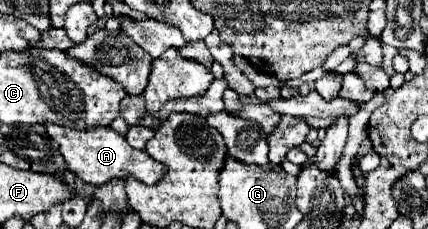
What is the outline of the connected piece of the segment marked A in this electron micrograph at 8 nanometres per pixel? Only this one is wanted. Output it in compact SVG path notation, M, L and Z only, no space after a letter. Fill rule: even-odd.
M46 126L46 132L50 138L54 138L60 144L60 152L66 160L66 168L70 172L74 172L80 180L84 180L86 184L92 186L102 186L114 178L122 178L126 180L128 176L152 186L156 182L160 182L166 176L166 166L156 162L154 158L150 158L146 152L132 148L126 138L122 134L118 134L112 128L98 128L98 130L86 130L86 132L78 132L78 130L64 130L62 126Z

